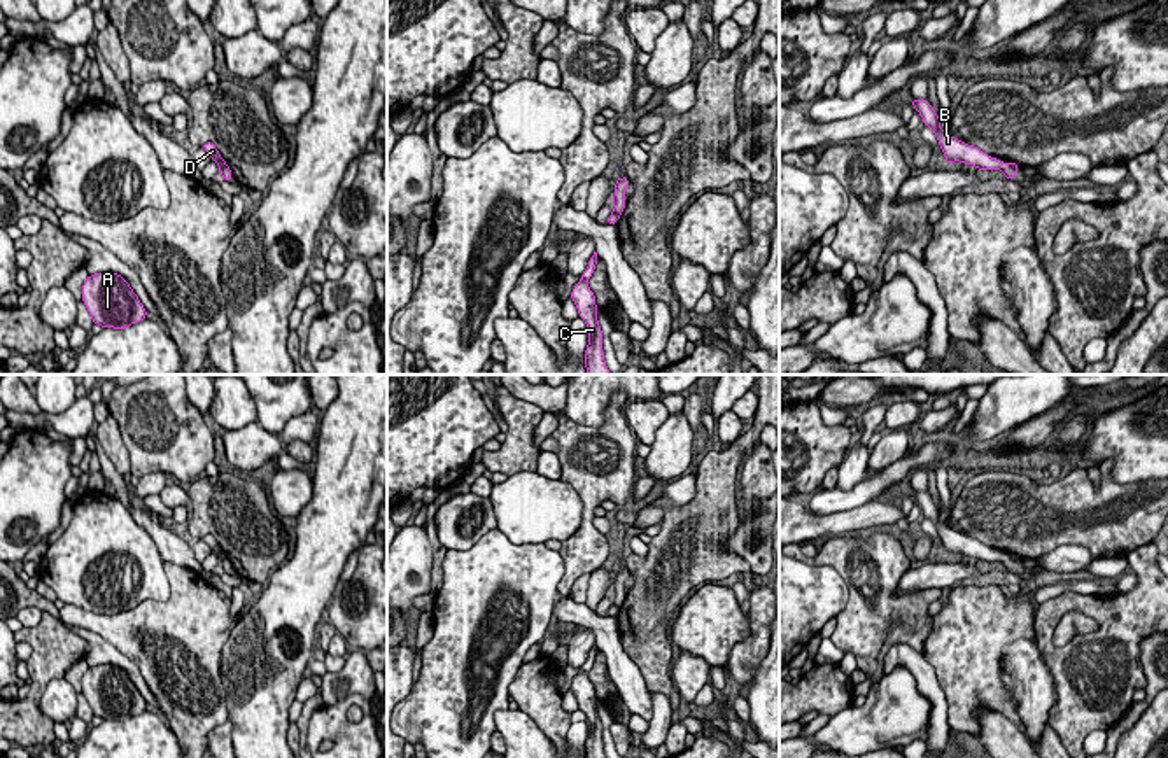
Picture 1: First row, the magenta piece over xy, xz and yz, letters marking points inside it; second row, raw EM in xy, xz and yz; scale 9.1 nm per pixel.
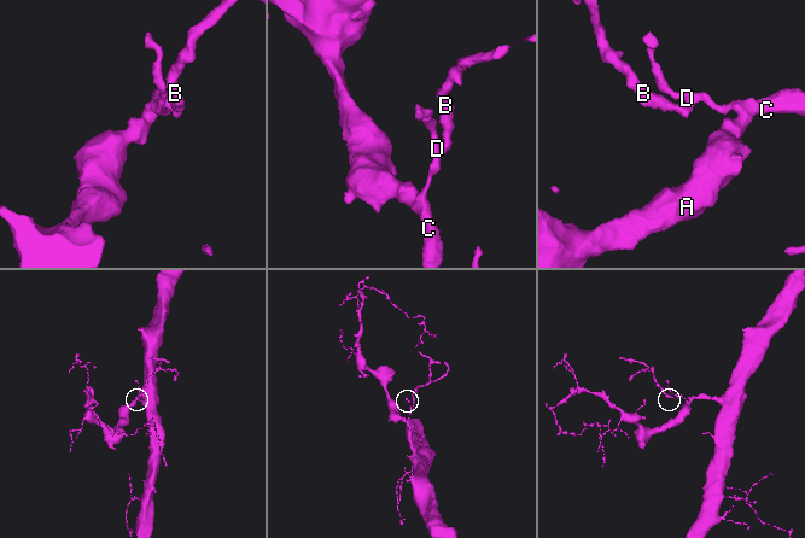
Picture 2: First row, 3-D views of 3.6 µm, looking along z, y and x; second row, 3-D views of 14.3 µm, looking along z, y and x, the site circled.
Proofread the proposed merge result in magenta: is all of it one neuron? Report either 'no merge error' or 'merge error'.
merge error

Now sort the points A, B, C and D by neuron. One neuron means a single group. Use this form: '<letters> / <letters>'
A C D / B

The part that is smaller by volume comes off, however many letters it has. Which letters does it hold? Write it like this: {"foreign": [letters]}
{"foreign": ["B"]}

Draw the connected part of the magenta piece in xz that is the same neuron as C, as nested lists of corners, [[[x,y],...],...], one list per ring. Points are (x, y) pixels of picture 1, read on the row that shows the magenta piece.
[[[594,252],[588,261],[588,268],[581,275],[581,280],[573,287],[571,299],[576,303],[580,319],[585,320],[588,329],[588,345],[585,350],[587,375],[611,375],[604,361],[602,331],[597,320],[595,296],[587,284],[595,270],[597,259],[597,252]]]

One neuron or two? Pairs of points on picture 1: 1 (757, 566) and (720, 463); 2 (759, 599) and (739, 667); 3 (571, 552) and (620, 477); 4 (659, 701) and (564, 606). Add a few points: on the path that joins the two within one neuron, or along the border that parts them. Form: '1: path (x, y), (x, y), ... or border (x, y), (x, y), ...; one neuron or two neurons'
1: border (741, 510), (738, 527), (720, 545), (739, 557); two neurons
2: path (759, 617), (759, 643), (753, 650); one neuron
3: path (587, 533), (589, 505), (601, 492); one neuron
4: border (648, 694), (652, 706), (650, 720); two neurons

